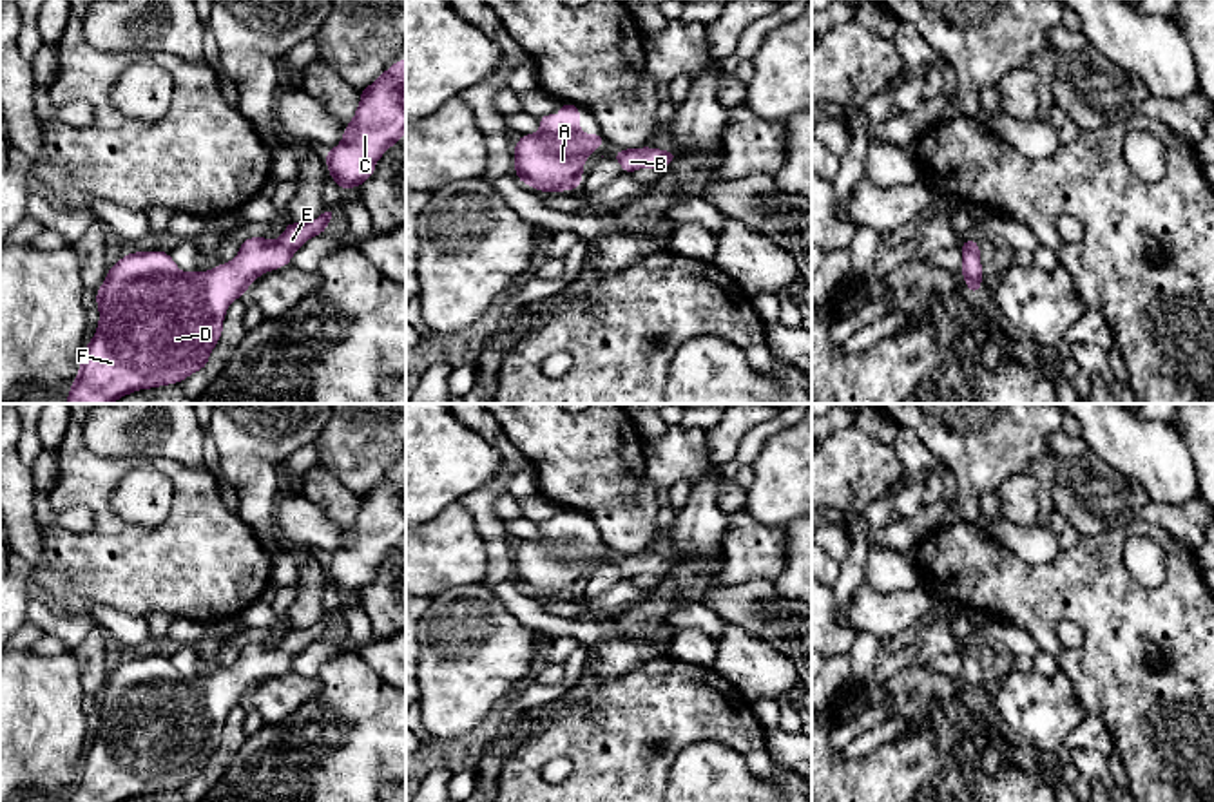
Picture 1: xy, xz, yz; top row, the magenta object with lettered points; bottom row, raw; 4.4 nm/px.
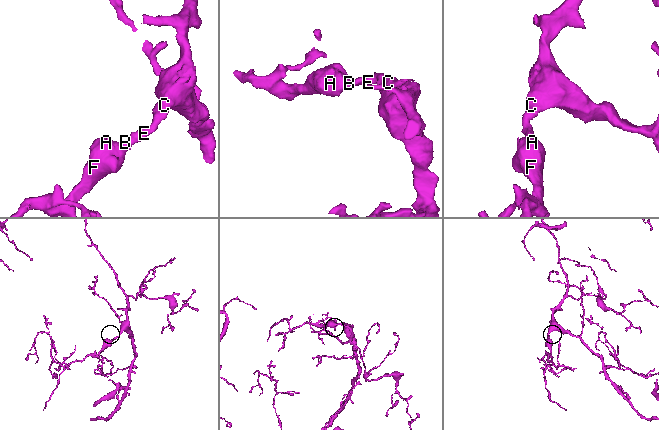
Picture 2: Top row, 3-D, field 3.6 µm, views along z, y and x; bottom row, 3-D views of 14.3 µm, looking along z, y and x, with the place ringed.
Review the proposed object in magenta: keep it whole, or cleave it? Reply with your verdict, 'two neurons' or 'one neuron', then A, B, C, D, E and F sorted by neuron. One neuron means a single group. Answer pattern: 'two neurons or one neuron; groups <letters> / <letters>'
one neuron; groups A B C D E F

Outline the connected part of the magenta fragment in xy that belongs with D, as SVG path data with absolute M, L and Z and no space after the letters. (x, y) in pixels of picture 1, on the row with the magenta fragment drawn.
M326 206L312 223L290 221L277 241L246 237L234 261L208 272L183 273L170 253L161 250L123 255L96 291L98 328L82 353L65 404L114 404L140 389L183 382L207 368L223 335L230 302L246 295L248 284L263 273L288 266L294 252L310 237L324 234L333 215L335 208Z

